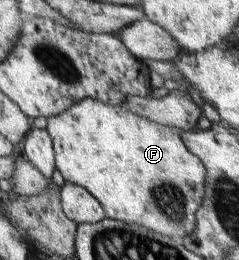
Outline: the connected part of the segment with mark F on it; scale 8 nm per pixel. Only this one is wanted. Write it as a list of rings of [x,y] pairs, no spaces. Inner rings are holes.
[[[94,99],[83,100],[61,115],[50,117],[46,129],[53,136],[57,152],[57,168],[64,177],[64,180],[74,181],[76,184],[87,188],[102,203],[108,217],[111,219],[118,218],[118,220],[124,220],[124,222],[138,222],[138,224],[142,224],[142,226],[146,226],[150,230],[162,232],[166,236],[188,236],[188,234],[192,234],[196,230],[197,212],[205,200],[209,170],[206,168],[204,161],[187,147],[183,138],[186,130],[154,122],[146,117],[137,115],[122,105],[106,104],[105,102]]]

